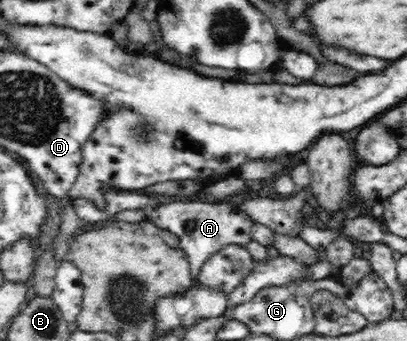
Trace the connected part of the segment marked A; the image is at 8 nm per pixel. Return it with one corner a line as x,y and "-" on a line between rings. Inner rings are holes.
199,201
174,202
146,210
146,219
161,229
167,229
179,237
180,248
187,256
191,277
198,281
203,264
225,245
245,247
251,241
251,227
254,221
239,212
229,202
202,203

